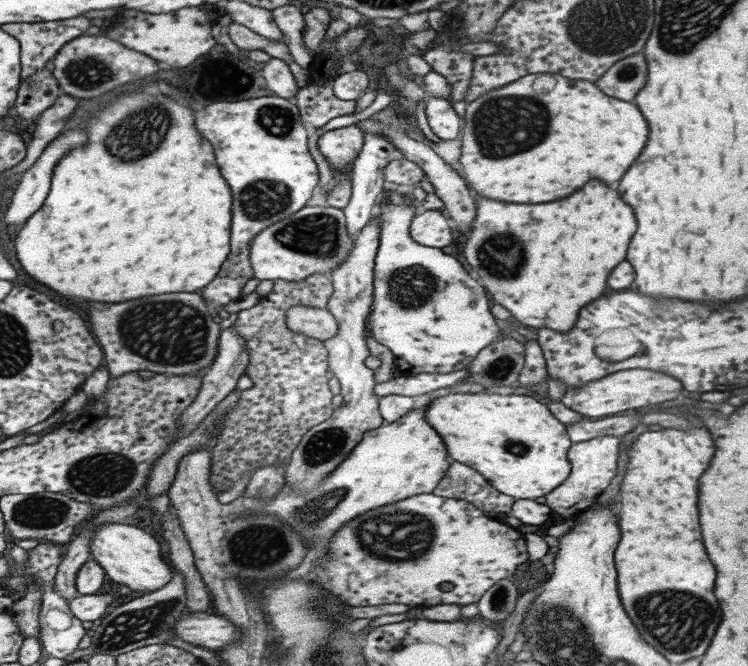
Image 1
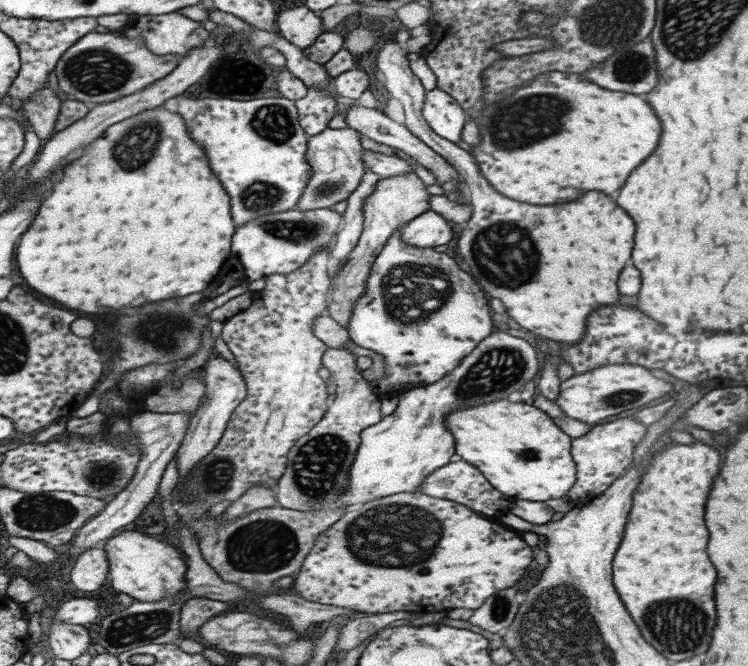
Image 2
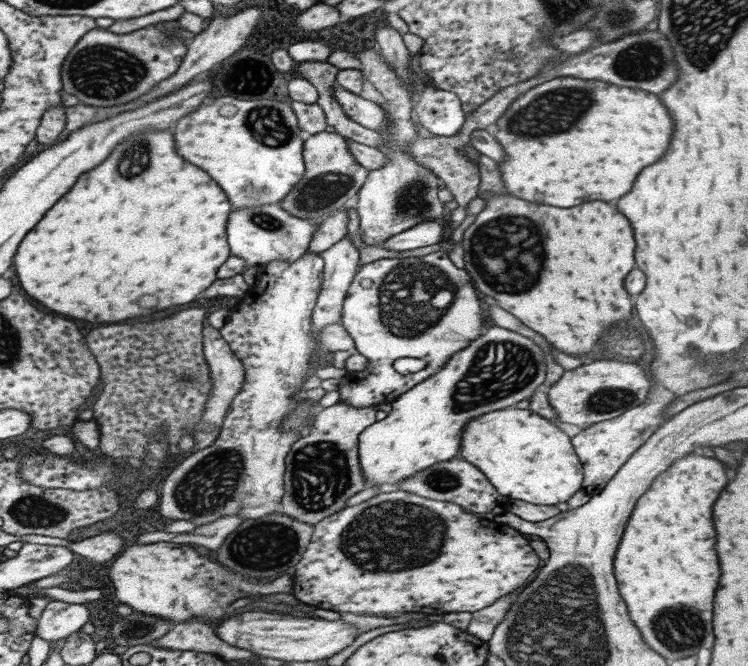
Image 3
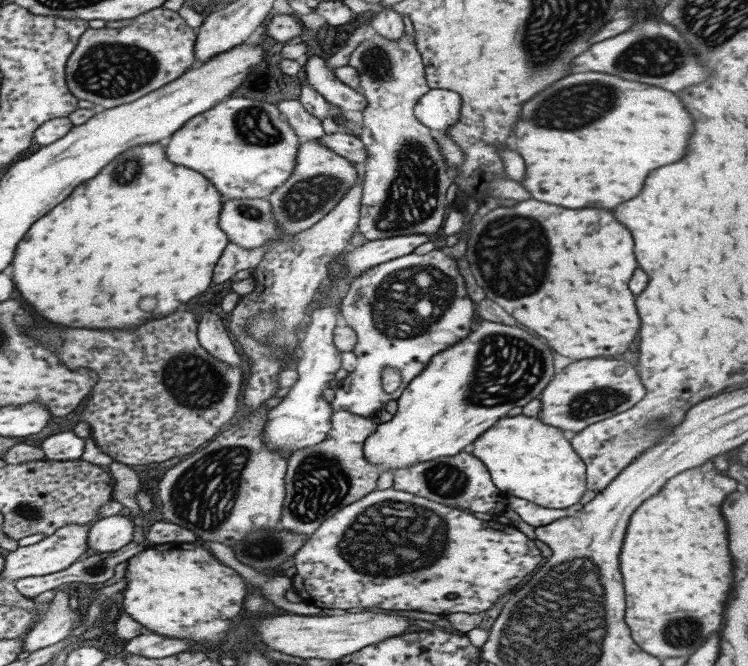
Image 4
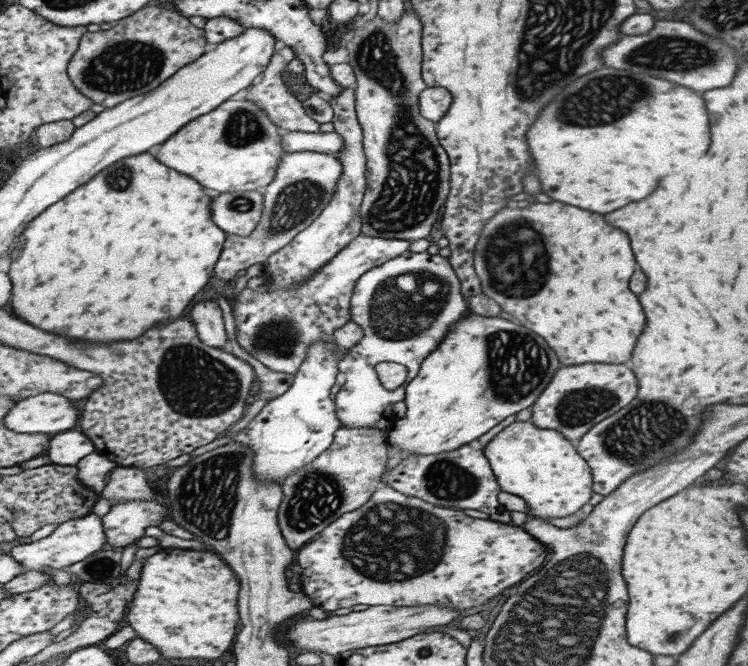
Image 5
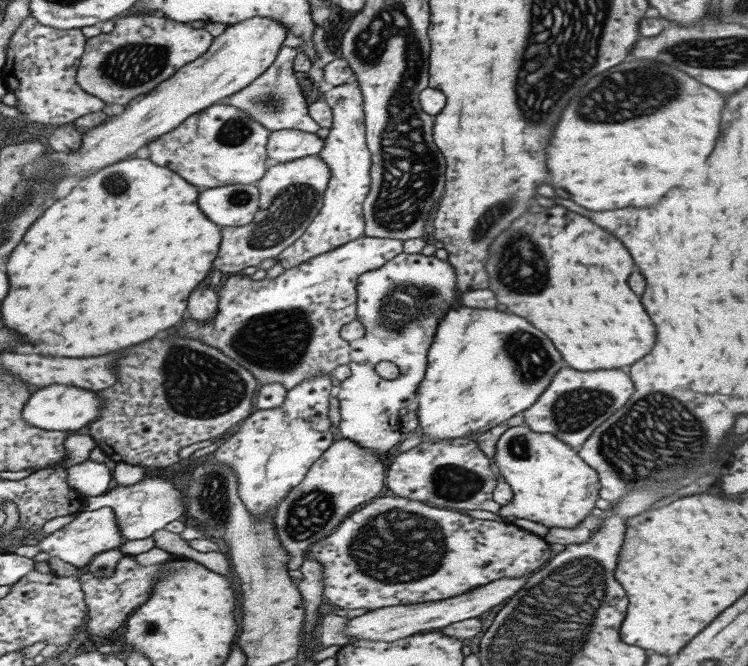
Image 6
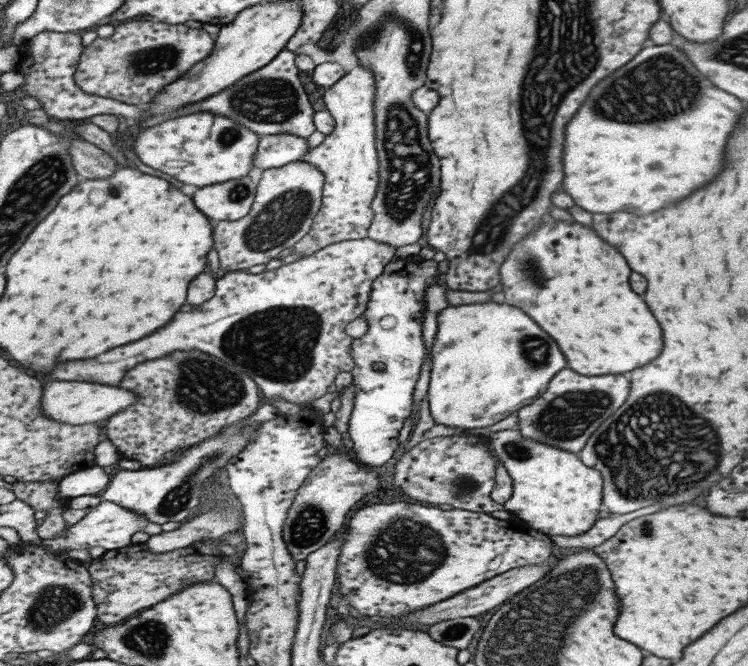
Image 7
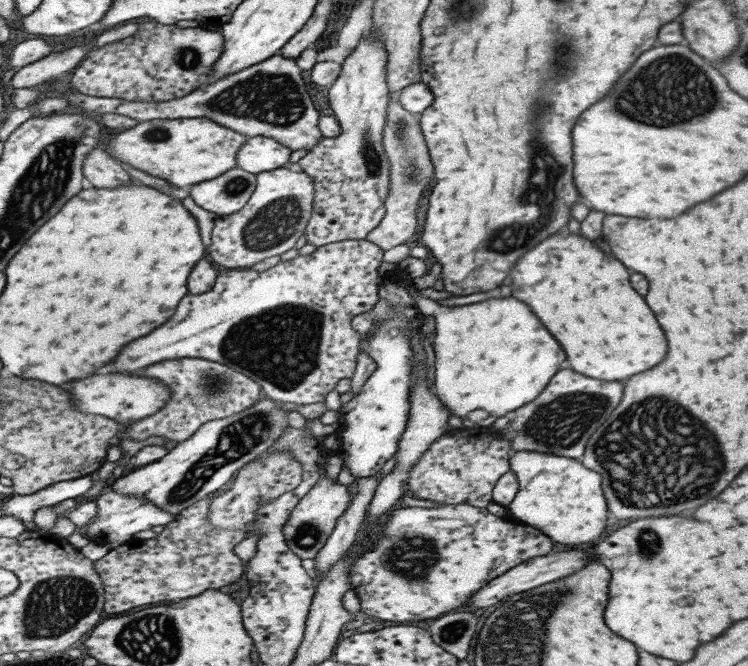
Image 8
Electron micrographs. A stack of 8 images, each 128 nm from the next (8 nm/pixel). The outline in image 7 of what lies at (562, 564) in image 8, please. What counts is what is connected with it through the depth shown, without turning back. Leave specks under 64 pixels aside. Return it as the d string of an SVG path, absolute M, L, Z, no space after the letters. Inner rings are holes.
M544 562L544 564L530 564L513 568L512 570L508 570L508 572L488 579L486 582L482 582L479 586L474 586L472 590L466 590L464 594L458 594L456 598L450 598L448 602L440 602L440 604L436 604L436 606L430 606L428 610L420 610L420 612L416 612L416 614L400 616L397 622L398 626L402 626L402 624L424 624L424 626L428 624L428 626L430 626L441 622L442 620L452 620L454 618L480 618L485 613L492 610L494 606L504 604L510 596L522 592L524 588L532 586L534 582L538 582L544 574L548 574L548 570L552 570L552 566L550 566L548 562Z

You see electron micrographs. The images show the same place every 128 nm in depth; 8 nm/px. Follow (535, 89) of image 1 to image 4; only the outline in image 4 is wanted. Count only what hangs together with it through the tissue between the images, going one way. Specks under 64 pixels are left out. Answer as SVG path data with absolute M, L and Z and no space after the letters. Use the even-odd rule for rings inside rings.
M598 72L570 74L554 82L554 86L524 104L522 120L514 128L518 154L526 160L524 188L532 198L564 208L614 208L632 200L640 194L652 170L684 158L692 132L694 118L676 94Z

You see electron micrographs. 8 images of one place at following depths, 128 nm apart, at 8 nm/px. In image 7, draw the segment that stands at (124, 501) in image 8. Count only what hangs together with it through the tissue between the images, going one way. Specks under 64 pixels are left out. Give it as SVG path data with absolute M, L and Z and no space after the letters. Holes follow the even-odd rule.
M104 500L95 507L88 508L86 515L74 525L68 526L60 536L44 539L42 544L52 550L63 550L67 558L80 561L82 564L89 564L93 558L87 551L88 546L102 546L106 551L111 551L128 546L131 543L131 536L135 532L146 532L151 535L162 533L162 531L161 525L148 521L148 517L144 517L132 509L126 509L116 502Z

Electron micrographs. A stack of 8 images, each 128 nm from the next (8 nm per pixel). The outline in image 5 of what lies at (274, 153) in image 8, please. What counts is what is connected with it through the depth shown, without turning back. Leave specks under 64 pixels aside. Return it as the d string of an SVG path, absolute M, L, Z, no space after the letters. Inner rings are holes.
M282 131L279 138L285 153L290 152L320 152L336 156L344 142L334 132L302 132Z

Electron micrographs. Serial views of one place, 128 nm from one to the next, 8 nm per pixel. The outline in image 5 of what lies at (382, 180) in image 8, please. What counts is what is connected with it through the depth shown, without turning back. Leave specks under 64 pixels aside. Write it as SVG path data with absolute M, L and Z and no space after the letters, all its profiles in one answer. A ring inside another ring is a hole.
M354 86L342 89L338 95L328 98L328 102L333 108L334 117L331 124L334 126L334 133L344 142L342 149L335 156L340 160L342 175L336 183L332 199L320 210L321 213L316 220L263 263L262 272L266 283L262 288L266 291L296 287L298 283L318 272L320 267L326 265L340 250L361 235L361 204L367 188L367 161L363 149L363 131L355 110Z

